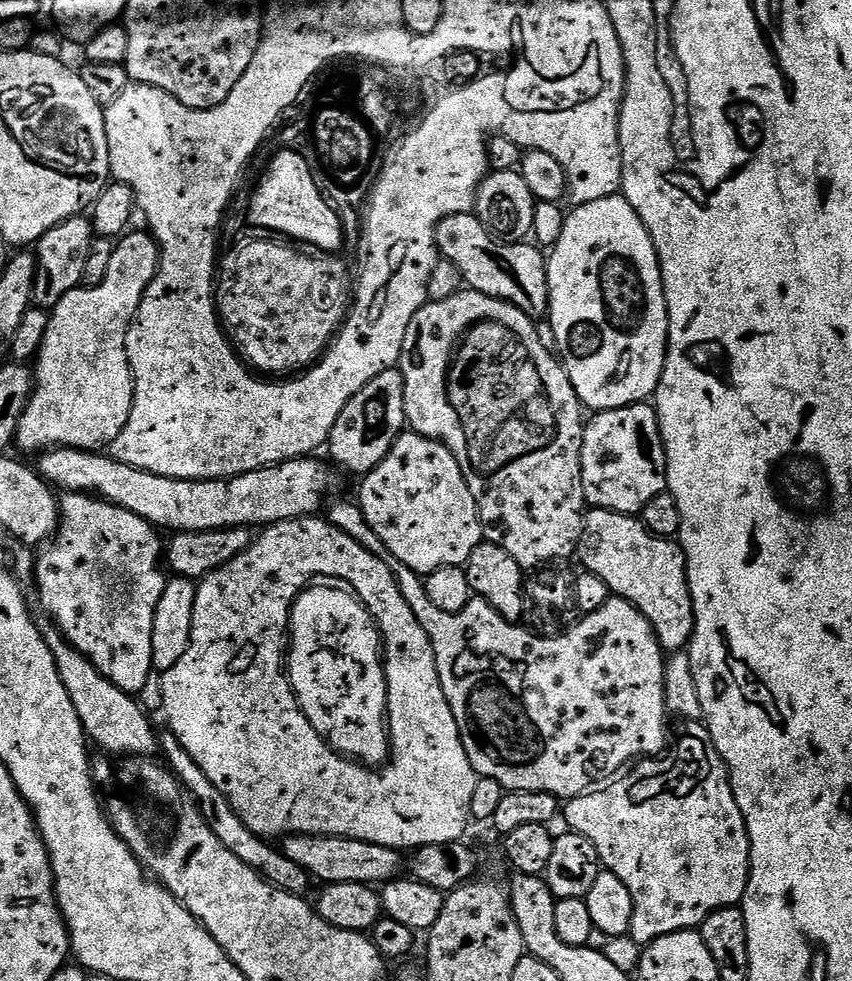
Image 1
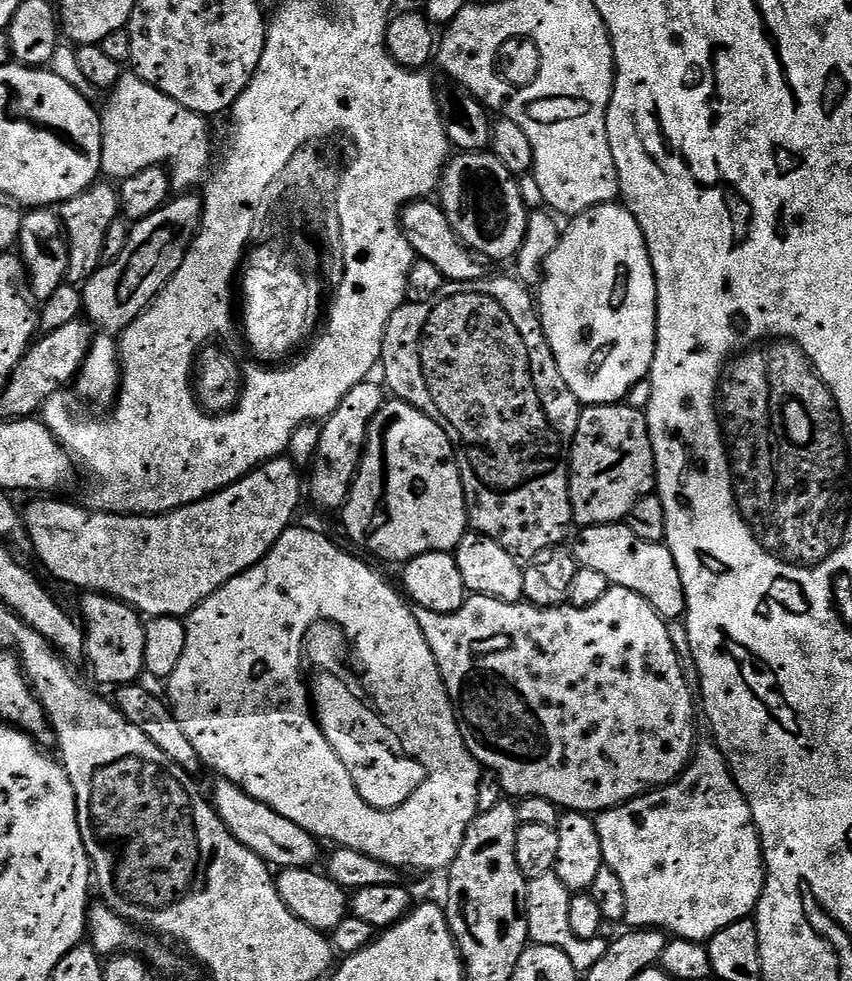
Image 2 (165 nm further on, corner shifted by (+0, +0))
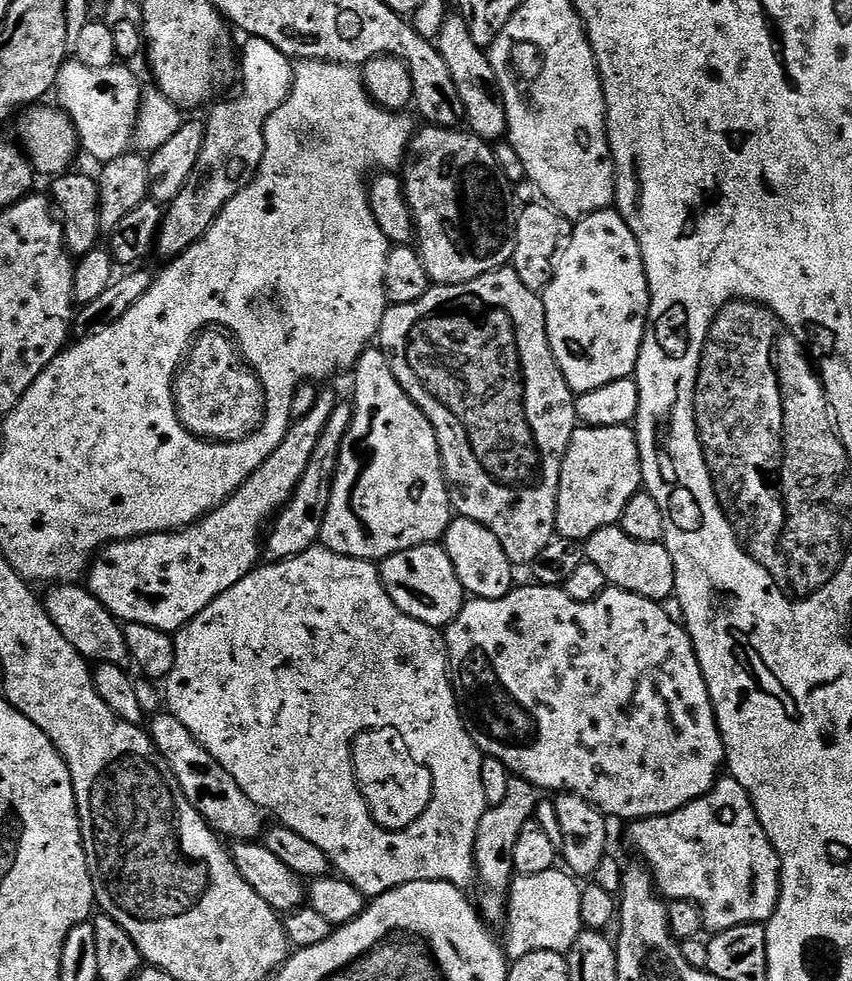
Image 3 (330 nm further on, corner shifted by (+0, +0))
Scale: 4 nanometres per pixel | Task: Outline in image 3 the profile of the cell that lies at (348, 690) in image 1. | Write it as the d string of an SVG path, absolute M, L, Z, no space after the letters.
M399 728L371 729L356 736L352 749L353 764L360 792L368 804L370 814L383 828L397 832L410 826L430 806L432 797L432 771L422 763L411 745L404 740L403 731Z

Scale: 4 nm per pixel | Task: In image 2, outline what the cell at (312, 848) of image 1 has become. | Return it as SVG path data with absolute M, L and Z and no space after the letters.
M220 778L210 791L210 803L215 808L220 820L230 830L230 834L246 846L258 859L273 869L282 868L312 868L315 860L321 859L321 841L302 830L298 822L290 822L290 818L282 818L270 806L258 802L250 794L246 794L234 782Z

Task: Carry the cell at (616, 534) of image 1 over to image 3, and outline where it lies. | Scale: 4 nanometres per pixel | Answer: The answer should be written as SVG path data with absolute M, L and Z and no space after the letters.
M613 526L598 530L593 536L589 536L587 540L583 541L583 545L587 563L598 566L598 570L602 570L602 574L608 579L611 587L621 588L623 592L633 592L646 597L647 600L657 602L667 601L667 596L671 597L675 593L676 571L674 570L674 558L668 553L663 543L638 542L634 538L630 538L630 534L623 532L620 527Z

